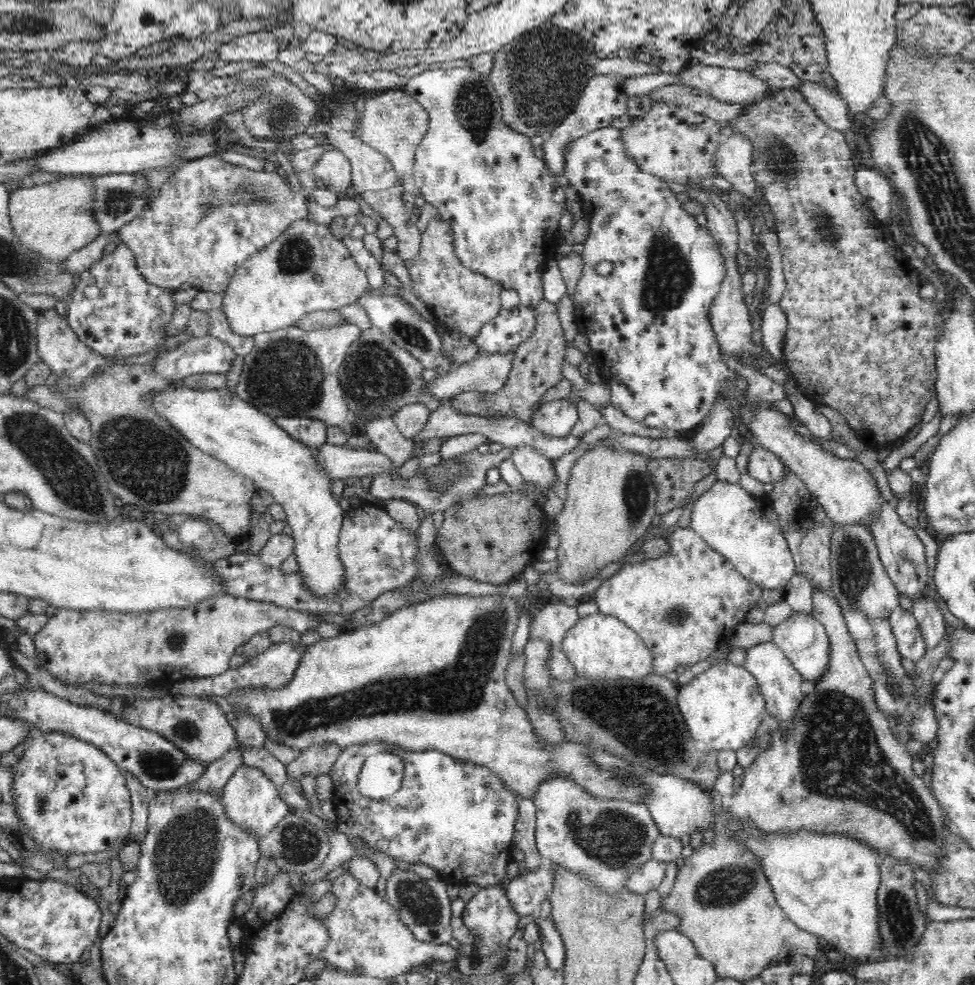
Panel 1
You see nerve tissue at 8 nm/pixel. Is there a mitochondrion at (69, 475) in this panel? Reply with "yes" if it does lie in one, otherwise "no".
yes

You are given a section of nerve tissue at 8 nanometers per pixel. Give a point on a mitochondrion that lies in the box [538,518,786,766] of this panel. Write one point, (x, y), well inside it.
(640, 714)

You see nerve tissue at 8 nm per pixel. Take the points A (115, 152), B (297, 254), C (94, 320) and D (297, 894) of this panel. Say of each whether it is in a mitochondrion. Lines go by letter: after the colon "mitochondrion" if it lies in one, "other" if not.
A: other
B: mitochondrion
C: other
D: other

